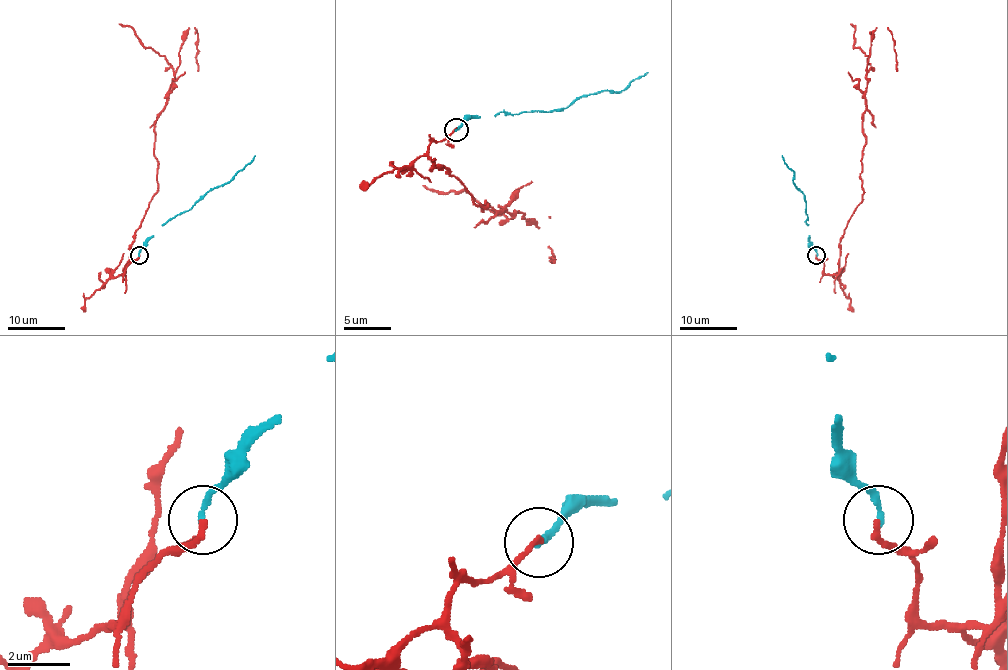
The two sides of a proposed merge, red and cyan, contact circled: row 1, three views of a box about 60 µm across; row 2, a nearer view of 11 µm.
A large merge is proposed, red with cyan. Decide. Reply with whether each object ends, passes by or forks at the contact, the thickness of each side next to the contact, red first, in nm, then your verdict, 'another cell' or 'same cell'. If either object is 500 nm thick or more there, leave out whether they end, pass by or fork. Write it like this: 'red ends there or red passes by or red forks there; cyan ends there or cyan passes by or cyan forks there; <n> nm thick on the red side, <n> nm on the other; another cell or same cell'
red ends there; cyan ends there; 180 nm thick on the red side, 180 nm on the other; another cell

